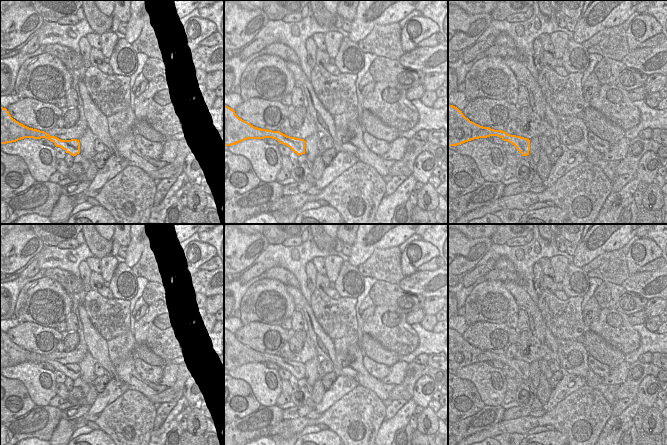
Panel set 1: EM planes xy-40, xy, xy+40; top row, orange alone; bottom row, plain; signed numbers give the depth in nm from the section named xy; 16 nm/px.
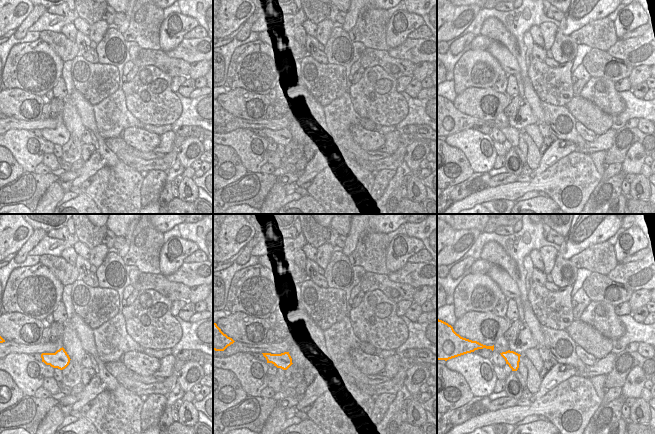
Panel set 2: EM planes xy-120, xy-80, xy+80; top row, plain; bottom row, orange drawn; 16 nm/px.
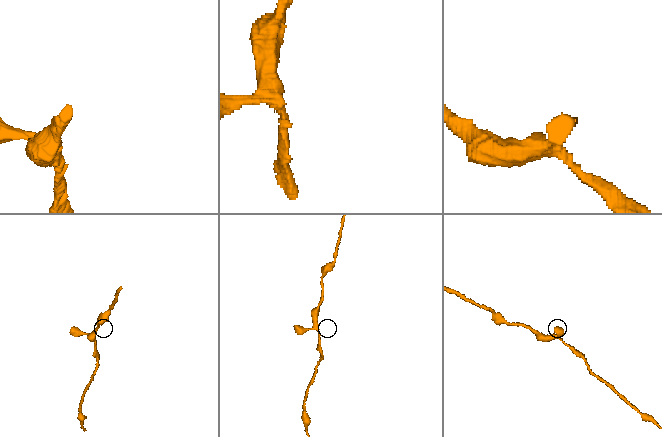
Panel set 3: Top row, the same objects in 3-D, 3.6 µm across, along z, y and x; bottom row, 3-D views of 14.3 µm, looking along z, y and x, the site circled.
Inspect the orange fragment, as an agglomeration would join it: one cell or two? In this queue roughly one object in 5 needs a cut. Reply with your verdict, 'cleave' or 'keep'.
keep

